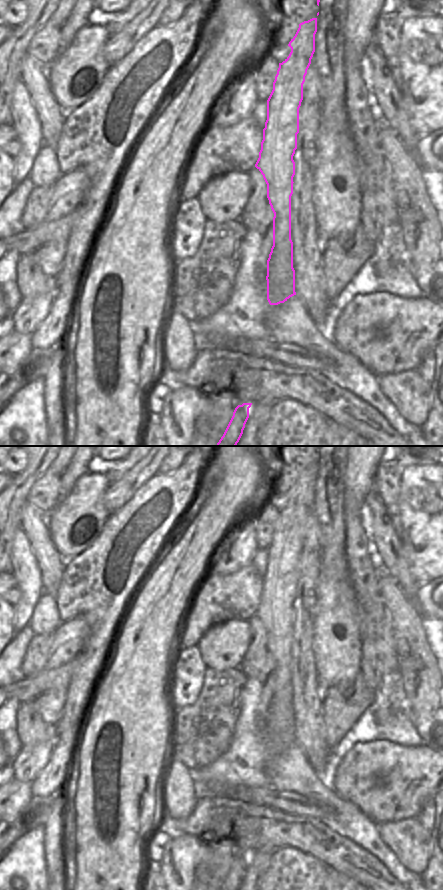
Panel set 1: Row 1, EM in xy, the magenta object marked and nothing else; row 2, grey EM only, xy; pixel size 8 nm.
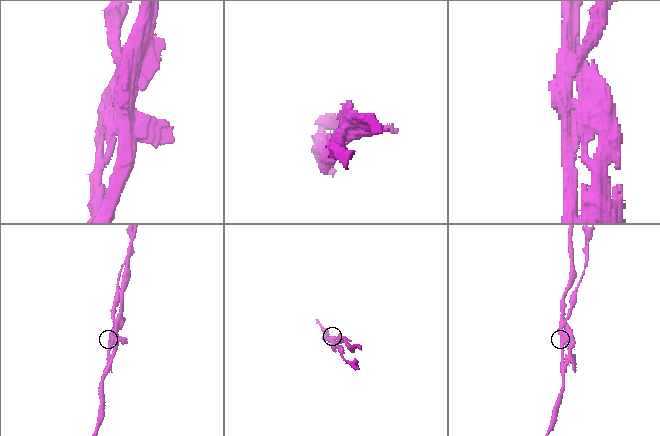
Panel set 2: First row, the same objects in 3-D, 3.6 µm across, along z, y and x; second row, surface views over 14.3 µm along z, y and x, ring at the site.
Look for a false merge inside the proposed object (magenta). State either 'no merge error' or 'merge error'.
merge error

